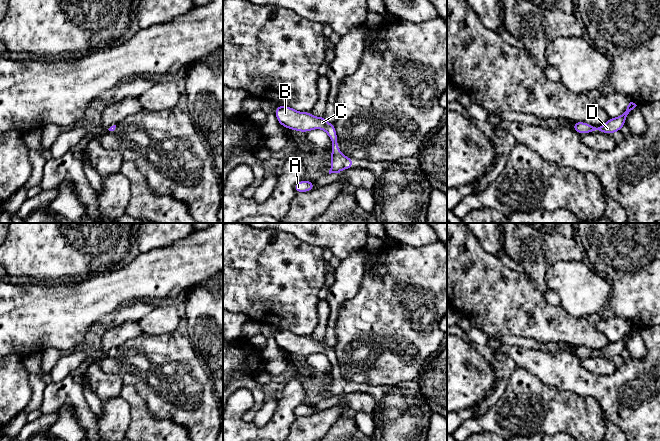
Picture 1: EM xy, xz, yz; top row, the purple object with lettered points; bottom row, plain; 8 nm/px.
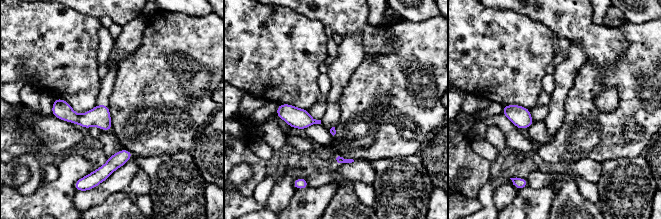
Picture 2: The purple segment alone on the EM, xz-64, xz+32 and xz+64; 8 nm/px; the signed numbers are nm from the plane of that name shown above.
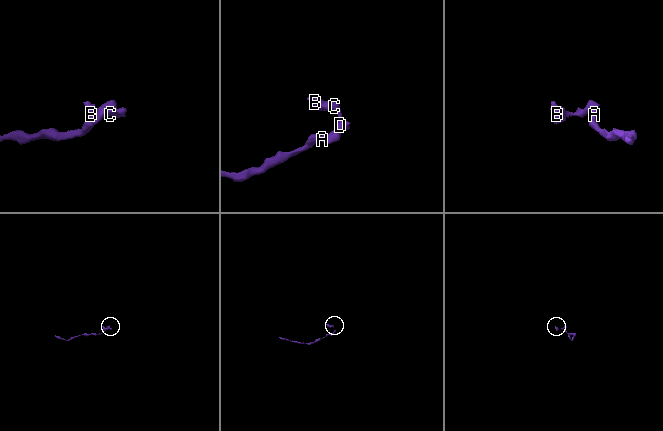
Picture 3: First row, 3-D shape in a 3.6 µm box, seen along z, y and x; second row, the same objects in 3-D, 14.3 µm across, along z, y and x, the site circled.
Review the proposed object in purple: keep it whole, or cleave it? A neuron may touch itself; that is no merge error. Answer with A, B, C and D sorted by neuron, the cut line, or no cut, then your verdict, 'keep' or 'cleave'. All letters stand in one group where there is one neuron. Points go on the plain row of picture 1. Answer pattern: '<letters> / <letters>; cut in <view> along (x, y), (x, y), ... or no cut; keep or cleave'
A B C D; no cut; keep

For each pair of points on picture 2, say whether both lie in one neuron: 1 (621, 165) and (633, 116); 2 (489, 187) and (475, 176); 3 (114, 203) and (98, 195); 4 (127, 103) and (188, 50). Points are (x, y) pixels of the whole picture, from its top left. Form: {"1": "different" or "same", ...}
{"1": "different", "2": "different", "3": "different", "4": "same"}

